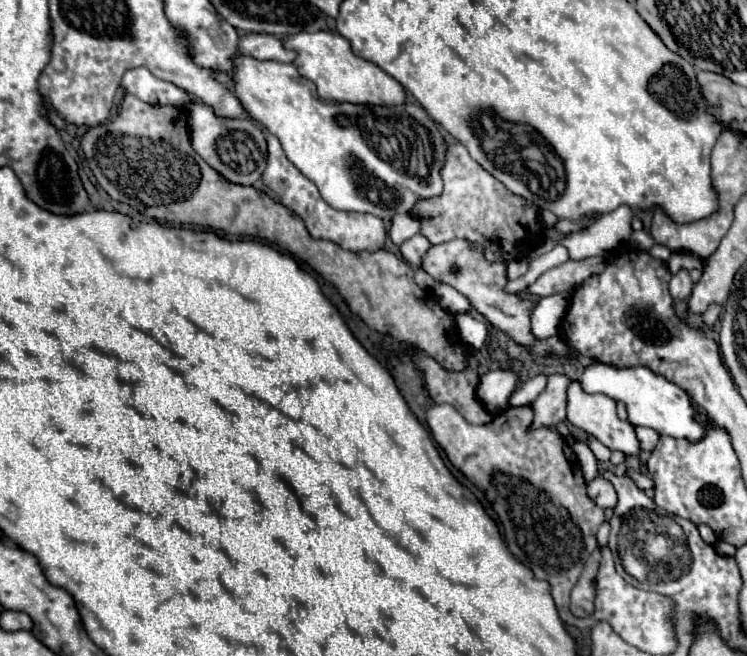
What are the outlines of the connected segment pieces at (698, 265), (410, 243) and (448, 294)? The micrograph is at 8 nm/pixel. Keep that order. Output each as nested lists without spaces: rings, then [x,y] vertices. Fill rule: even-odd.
[[[673,251],[672,256],[667,262],[668,269],[670,273],[673,275],[677,273],[680,269],[684,268],[687,270],[692,269],[702,269],[702,260],[688,252],[688,251]],[[690,254],[690,255],[689,255]]]
[[[414,235],[412,239],[408,239],[406,243],[402,243],[400,253],[402,257],[412,265],[412,267],[420,267],[422,265],[422,257],[426,255],[426,251],[430,249],[430,241],[422,235]]]
[[[438,285],[436,287],[436,299],[442,305],[442,309],[446,309],[450,313],[464,313],[470,309],[468,299],[464,299],[464,295],[460,295],[450,285]]]

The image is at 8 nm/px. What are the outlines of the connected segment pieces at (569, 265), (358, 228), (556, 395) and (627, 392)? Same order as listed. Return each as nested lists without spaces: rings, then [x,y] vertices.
[[[590,257],[584,261],[566,261],[564,265],[558,265],[546,271],[542,277],[538,277],[538,281],[532,287],[528,287],[528,293],[536,297],[546,297],[554,293],[572,291],[584,279],[588,279],[594,273],[600,273],[602,269],[604,261],[600,257]]]
[[[266,133],[266,141],[268,141],[268,165],[262,173],[262,181],[268,189],[272,189],[280,203],[288,209],[292,209],[298,217],[302,217],[302,221],[306,223],[306,229],[310,231],[310,235],[314,239],[328,239],[334,241],[336,245],[340,245],[342,249],[360,253],[360,251],[378,251],[384,247],[386,237],[388,237],[388,227],[386,223],[376,217],[376,215],[368,215],[368,213],[354,213],[354,211],[336,211],[332,209],[318,193],[316,185],[306,179],[284,155],[278,139],[270,133]]]
[[[550,375],[546,389],[532,403],[534,427],[554,427],[566,419],[566,391],[572,379],[566,375]]]
[[[594,363],[594,365],[586,367],[586,371],[580,379],[580,385],[586,393],[604,393],[604,395],[612,397],[614,401],[626,403],[632,425],[652,427],[660,435],[670,435],[676,439],[688,439],[690,443],[698,443],[698,441],[702,441],[702,437],[706,435],[706,431],[710,427],[710,423],[698,421],[698,407],[682,387],[666,381],[664,377],[652,373],[646,367],[616,369],[612,365]]]

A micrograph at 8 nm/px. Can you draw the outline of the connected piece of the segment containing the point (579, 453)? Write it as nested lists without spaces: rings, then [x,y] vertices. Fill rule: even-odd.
[[[576,441],[576,443],[572,445],[572,449],[574,449],[574,453],[576,453],[576,457],[578,457],[580,465],[582,465],[584,479],[590,483],[594,477],[598,477],[598,461],[596,461],[594,453],[592,453],[592,451],[588,449],[588,445],[582,443],[582,441]]]

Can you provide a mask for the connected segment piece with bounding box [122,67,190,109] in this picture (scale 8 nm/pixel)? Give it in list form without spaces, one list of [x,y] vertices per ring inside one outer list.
[[[146,67],[126,71],[122,77],[122,87],[126,93],[136,95],[140,101],[150,105],[170,105],[182,109],[190,103],[190,95],[184,89],[154,77]]]

